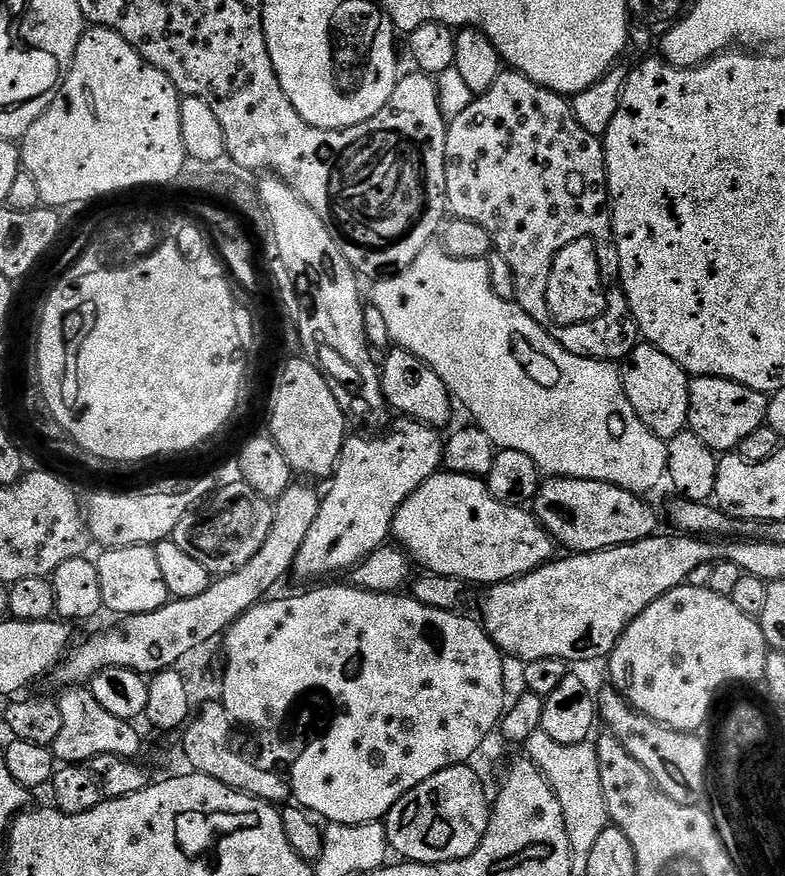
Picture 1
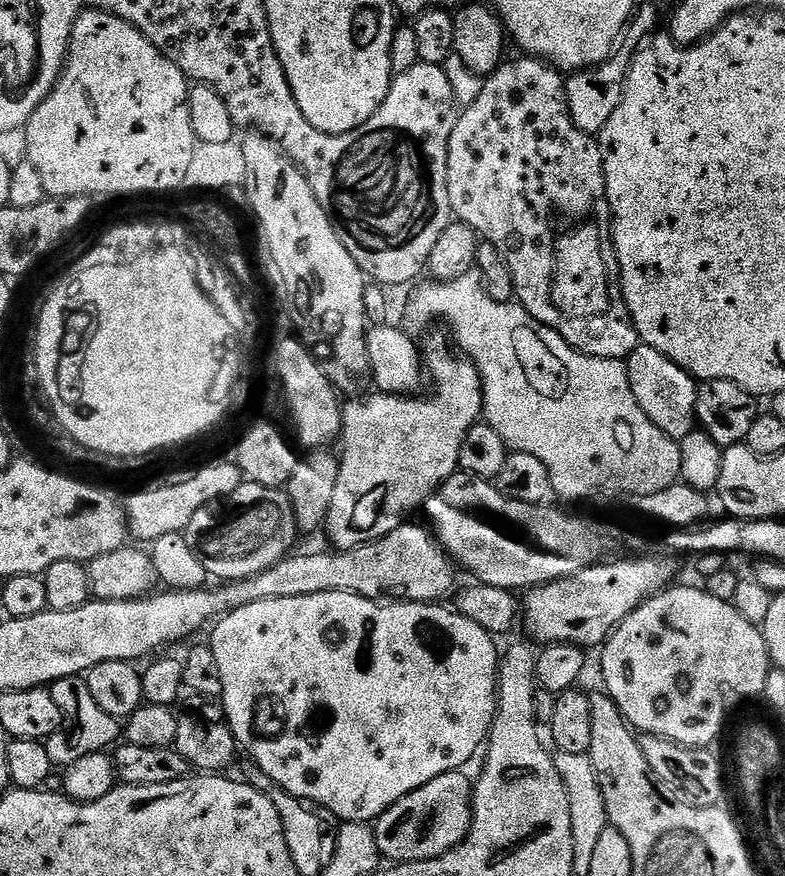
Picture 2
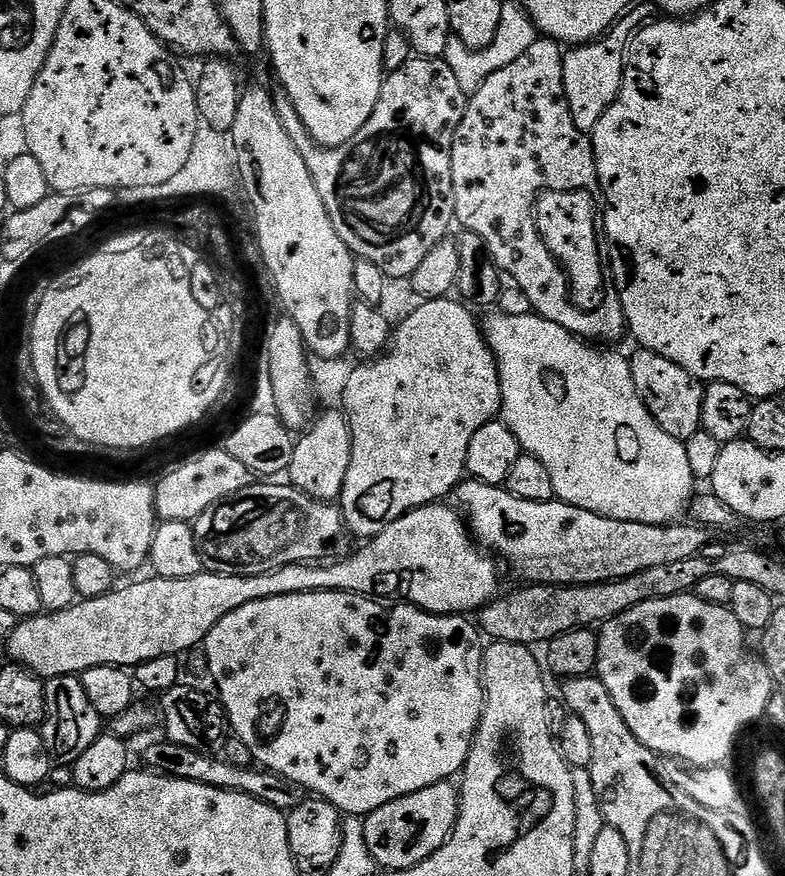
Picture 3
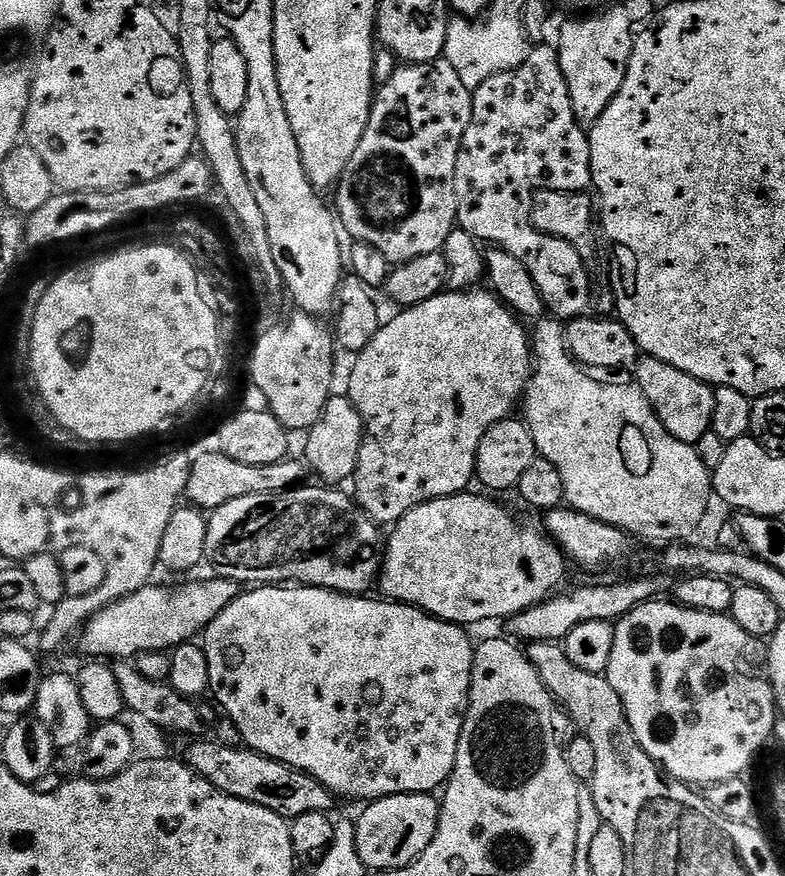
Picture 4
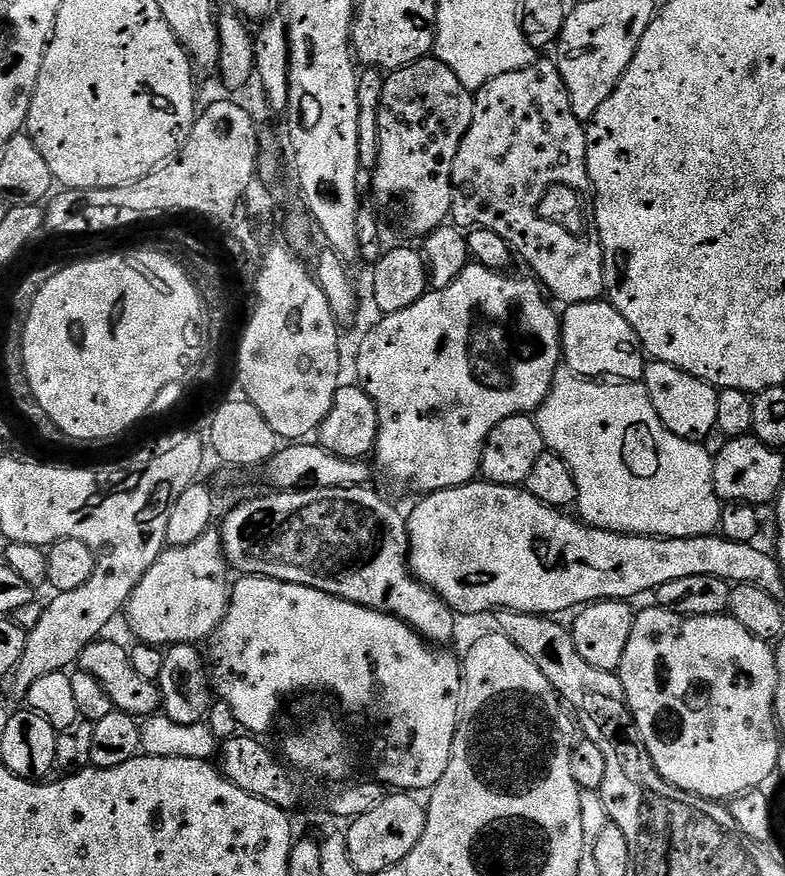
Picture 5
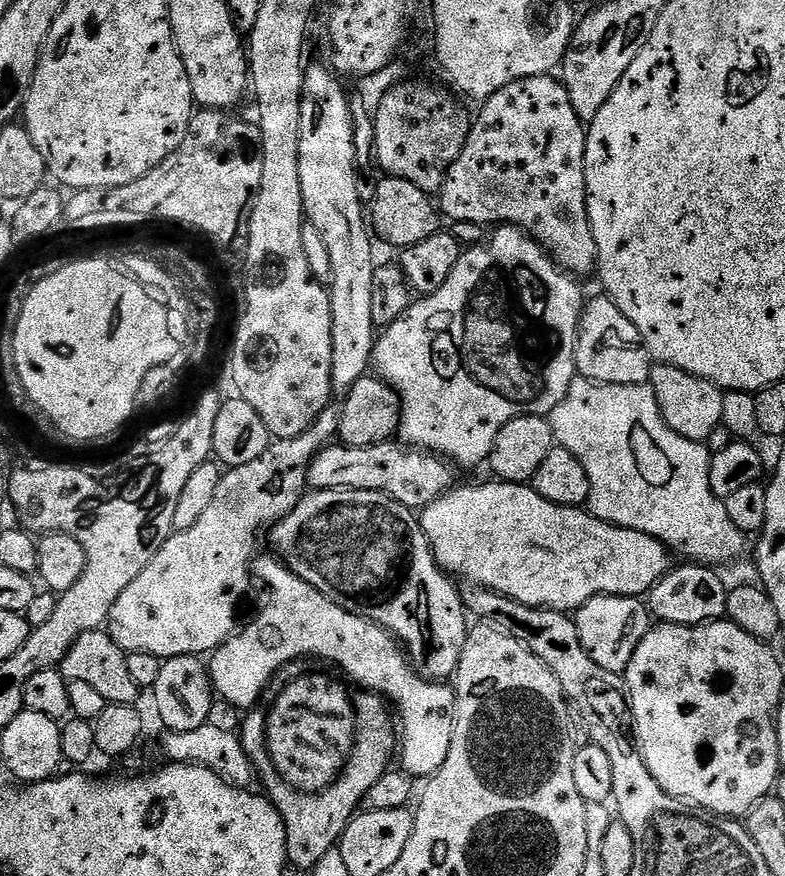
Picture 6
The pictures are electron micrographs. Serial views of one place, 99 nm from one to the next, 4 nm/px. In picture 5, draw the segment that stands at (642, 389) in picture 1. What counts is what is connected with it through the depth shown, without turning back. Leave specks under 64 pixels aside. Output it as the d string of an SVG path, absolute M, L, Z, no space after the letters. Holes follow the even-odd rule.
M652 360L646 364L642 383L650 394L650 402L654 402L654 410L658 410L658 418L662 418L662 426L666 426L670 434L703 442L711 432L717 431L720 392L714 385L661 360Z

